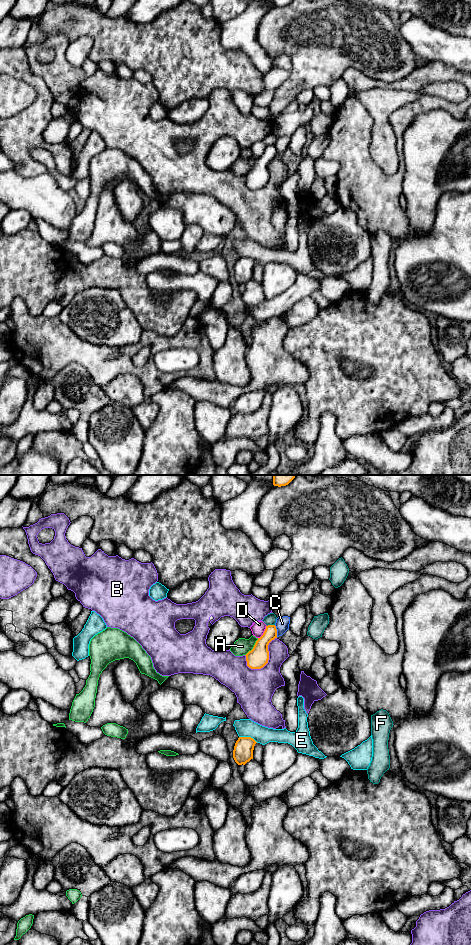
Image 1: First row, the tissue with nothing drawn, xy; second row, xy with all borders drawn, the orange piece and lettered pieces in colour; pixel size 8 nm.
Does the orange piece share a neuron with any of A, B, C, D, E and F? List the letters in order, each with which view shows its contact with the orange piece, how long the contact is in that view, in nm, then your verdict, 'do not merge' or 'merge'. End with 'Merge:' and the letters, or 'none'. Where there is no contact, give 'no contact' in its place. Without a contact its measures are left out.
A: xy | 180 nm | do not merge
B: xy | 340 nm | do not merge
C: xy | 100 nm | do not merge
D: xy | 130 nm | do not merge
E: xy | 160 nm | do not merge
F: xy | 70 nm | do not merge
Merge: none

